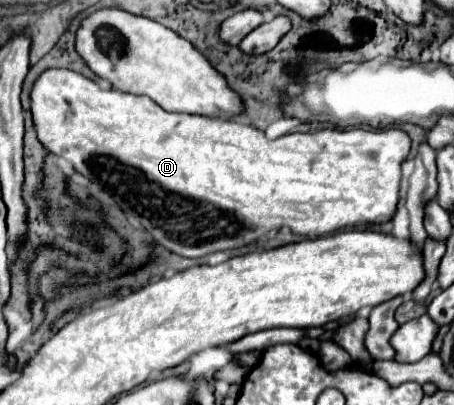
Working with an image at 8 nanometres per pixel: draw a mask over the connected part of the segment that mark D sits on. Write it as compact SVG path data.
M68 69L44 71L34 83L30 99L42 145L50 153L68 159L92 183L100 183L158 245L190 259L250 245L260 235L282 227L290 227L296 235L320 237L344 227L374 225L382 217L394 217L400 199L402 163L412 149L412 139L402 129L322 129L268 139L264 131L238 121L168 113L148 97L114 89L102 91L94 81Z

